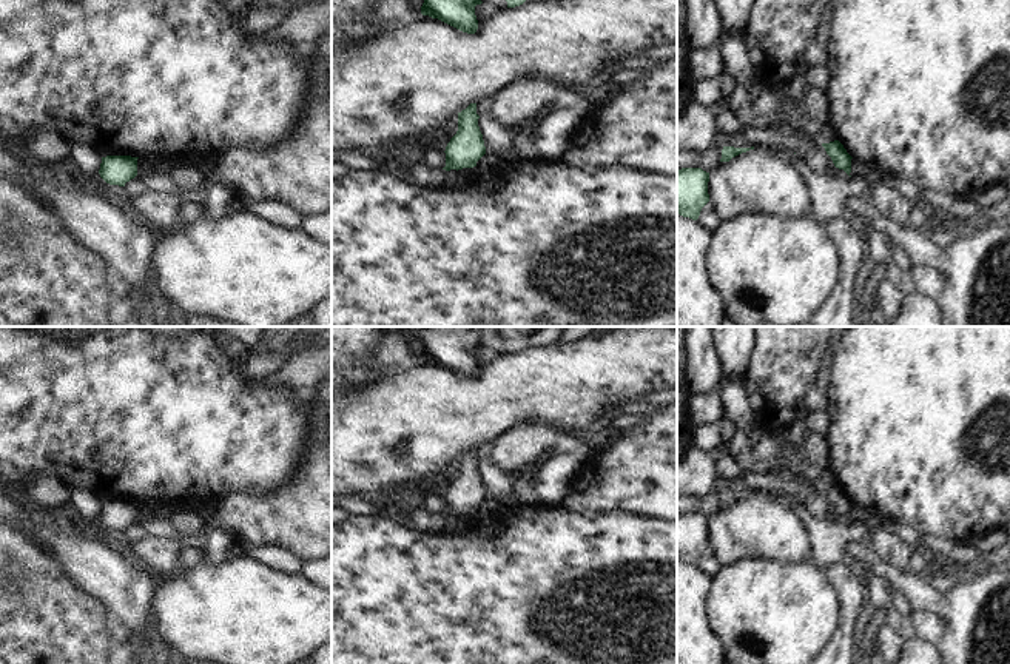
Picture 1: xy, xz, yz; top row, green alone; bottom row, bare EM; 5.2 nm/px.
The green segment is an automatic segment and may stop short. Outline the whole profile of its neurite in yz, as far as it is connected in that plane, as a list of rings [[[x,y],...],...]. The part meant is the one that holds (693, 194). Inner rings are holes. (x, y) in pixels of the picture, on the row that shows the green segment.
[[[702,168],[677,169],[677,214],[697,220],[709,202],[709,173]]]

